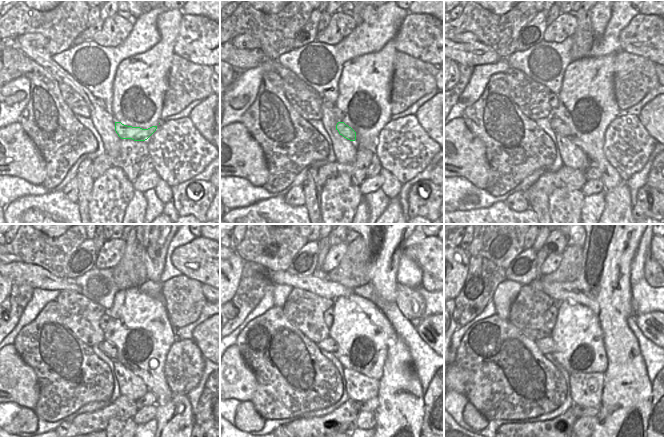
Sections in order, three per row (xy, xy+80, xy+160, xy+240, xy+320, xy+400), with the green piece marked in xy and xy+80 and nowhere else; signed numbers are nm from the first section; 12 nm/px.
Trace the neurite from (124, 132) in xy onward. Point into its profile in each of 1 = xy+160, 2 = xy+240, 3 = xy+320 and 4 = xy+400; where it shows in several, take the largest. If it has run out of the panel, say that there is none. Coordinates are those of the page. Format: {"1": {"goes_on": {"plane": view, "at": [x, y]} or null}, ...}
{"1": {"goes_on": {"plane": "xy+160", "at": [557, 124]}}, "2": {"goes_on": {"plane": "xy+240", "at": [108, 348]}}, "3": {"goes_on": {"plane": "xy+320", "at": [328, 344]}}, "4": {"goes_on": {"plane": "xy+400", "at": [546, 345]}}}

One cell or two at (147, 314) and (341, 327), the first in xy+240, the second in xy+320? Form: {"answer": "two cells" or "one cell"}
{"answer": "one cell"}

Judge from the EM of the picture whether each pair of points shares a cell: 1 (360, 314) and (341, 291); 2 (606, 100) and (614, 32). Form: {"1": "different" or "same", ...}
{"1": "different", "2": "different"}

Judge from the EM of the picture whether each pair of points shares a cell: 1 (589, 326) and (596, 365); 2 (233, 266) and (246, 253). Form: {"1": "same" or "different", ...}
{"1": "same", "2": "different"}

